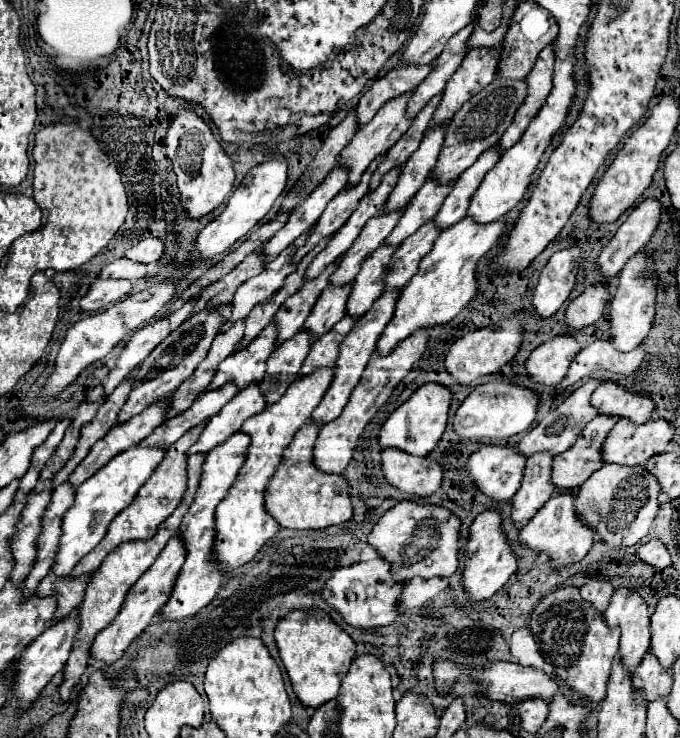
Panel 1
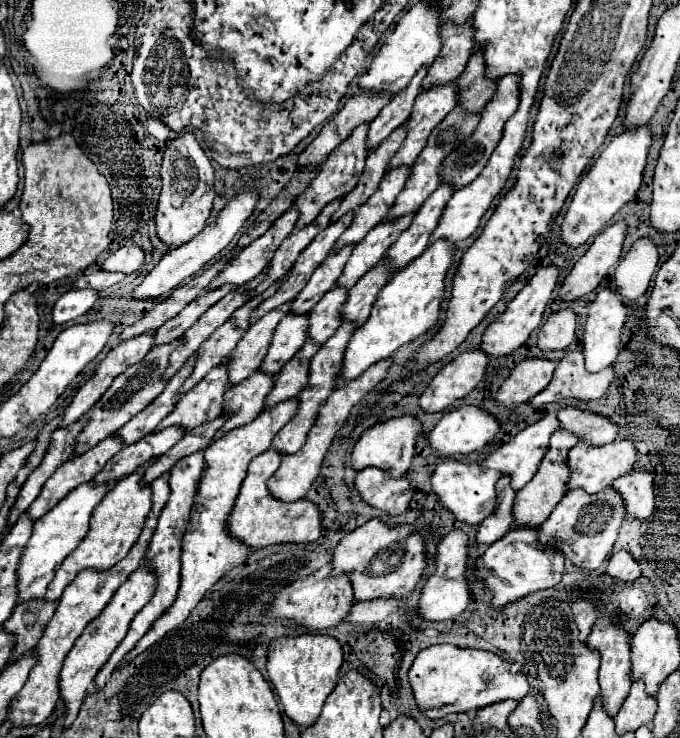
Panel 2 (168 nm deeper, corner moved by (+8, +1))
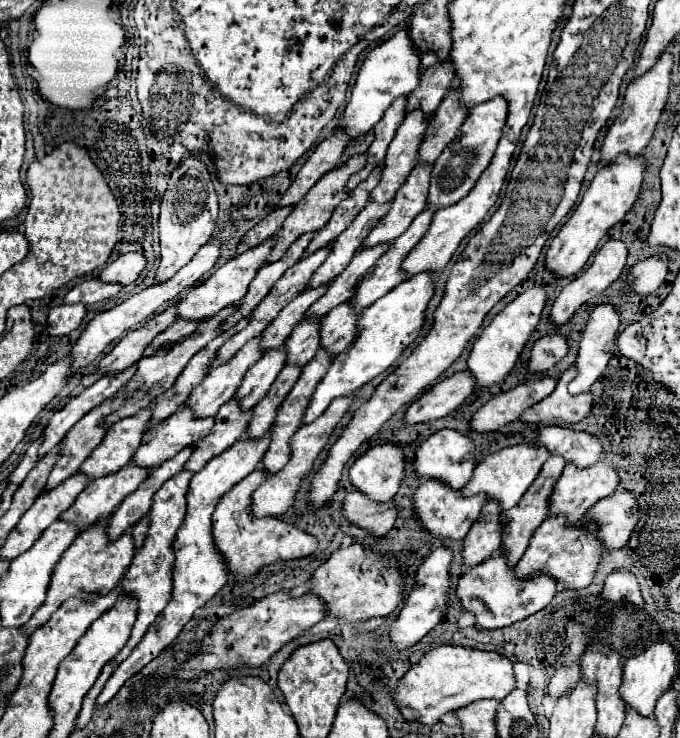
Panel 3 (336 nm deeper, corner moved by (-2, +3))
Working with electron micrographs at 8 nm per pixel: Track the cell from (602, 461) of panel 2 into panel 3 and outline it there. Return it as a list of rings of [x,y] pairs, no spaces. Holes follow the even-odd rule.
[[[598,462],[592,464],[590,468],[574,468],[574,464],[566,464],[562,476],[558,478],[556,486],[554,486],[554,494],[550,498],[550,514],[548,516],[556,516],[556,514],[566,514],[568,520],[574,524],[578,522],[600,498],[610,496],[616,488],[618,488],[620,480],[618,480],[618,472],[614,472],[614,466],[608,462]]]

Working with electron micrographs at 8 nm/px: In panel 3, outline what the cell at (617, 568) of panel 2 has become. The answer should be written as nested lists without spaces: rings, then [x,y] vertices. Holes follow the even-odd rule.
[[[620,568],[620,570],[614,570],[612,574],[608,574],[604,588],[602,588],[602,596],[610,602],[626,600],[634,606],[644,604],[642,594],[640,594],[640,586],[638,586],[638,578],[628,568]]]

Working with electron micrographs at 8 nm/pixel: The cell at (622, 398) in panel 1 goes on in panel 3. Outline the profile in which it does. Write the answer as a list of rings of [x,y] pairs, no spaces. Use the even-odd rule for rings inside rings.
[[[544,426],[536,444],[546,446],[552,454],[562,454],[566,462],[574,462],[580,468],[596,464],[602,456],[602,442],[596,436],[566,426]]]

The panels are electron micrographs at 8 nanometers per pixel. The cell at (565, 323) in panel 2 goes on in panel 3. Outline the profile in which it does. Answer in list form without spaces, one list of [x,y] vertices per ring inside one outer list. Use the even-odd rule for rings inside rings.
[[[554,332],[550,336],[542,336],[534,342],[532,358],[530,358],[530,372],[546,372],[554,364],[558,364],[568,354],[568,336],[562,332]]]

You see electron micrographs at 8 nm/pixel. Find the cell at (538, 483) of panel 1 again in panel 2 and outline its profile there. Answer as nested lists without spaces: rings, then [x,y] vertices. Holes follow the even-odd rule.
[[[500,478],[496,482],[496,496],[498,496],[498,506],[494,514],[490,514],[486,520],[480,522],[476,544],[488,546],[498,538],[502,538],[512,526],[512,502],[516,498],[516,492],[508,486],[508,478]]]

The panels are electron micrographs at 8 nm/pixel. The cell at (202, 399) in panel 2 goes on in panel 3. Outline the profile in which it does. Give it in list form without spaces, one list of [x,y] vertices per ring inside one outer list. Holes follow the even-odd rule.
[[[182,406],[178,412],[174,412],[174,416],[162,420],[158,428],[152,428],[144,434],[140,448],[132,456],[132,462],[144,468],[158,468],[184,446],[208,436],[212,426],[214,418],[198,418],[190,406]]]

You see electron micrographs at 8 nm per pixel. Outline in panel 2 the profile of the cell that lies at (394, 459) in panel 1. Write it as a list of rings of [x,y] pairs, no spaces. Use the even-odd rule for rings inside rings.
[[[362,470],[356,474],[354,486],[368,506],[374,506],[390,516],[398,516],[412,500],[410,484],[406,478],[398,478],[394,482],[384,482],[382,478],[388,476],[380,474],[380,470]]]

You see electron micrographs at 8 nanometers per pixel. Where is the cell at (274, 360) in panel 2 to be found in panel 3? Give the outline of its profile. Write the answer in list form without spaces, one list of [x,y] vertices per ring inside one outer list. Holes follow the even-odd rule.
[[[282,348],[268,350],[244,376],[240,388],[236,390],[238,400],[242,400],[242,408],[254,408],[270,390],[276,376],[286,364],[286,356],[282,356]]]

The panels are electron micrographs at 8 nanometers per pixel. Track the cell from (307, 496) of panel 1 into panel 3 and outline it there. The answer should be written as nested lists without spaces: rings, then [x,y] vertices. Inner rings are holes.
[[[258,468],[252,474],[248,474],[242,482],[238,482],[230,492],[226,492],[222,496],[222,500],[216,506],[214,518],[212,518],[214,542],[216,542],[218,550],[224,554],[228,568],[236,578],[250,578],[264,564],[270,564],[276,560],[310,556],[318,548],[316,536],[286,522],[284,518],[278,518],[278,516],[256,518],[252,514],[252,494],[268,476],[270,474],[264,468]]]

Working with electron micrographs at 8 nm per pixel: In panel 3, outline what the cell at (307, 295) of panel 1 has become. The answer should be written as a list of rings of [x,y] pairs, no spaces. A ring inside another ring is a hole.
[[[262,336],[248,340],[248,344],[244,344],[234,354],[234,358],[212,368],[208,372],[208,376],[202,380],[202,384],[192,390],[190,400],[186,400],[186,404],[190,404],[194,408],[196,416],[200,416],[200,418],[216,416],[218,408],[236,394],[238,384],[242,384],[242,378],[246,376],[246,372],[264,354],[260,348],[260,340],[262,340]]]

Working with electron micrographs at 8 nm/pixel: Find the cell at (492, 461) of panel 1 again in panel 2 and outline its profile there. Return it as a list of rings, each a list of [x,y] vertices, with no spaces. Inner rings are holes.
[[[444,460],[436,466],[432,474],[432,492],[436,494],[436,500],[456,516],[456,520],[468,526],[476,526],[496,508],[494,484],[498,482],[498,478],[500,474],[496,474],[496,470],[480,470],[480,464]]]

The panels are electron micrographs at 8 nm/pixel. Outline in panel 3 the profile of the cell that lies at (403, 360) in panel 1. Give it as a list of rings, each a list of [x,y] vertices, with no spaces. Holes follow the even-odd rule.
[[[342,396],[342,398],[336,398],[326,410],[322,416],[318,416],[314,422],[310,424],[304,424],[300,426],[300,430],[294,434],[292,438],[292,458],[290,462],[276,474],[272,474],[260,488],[258,492],[252,494],[252,506],[254,506],[254,516],[282,516],[288,508],[294,506],[296,502],[296,492],[300,490],[300,484],[304,480],[306,474],[310,474],[312,466],[314,466],[314,460],[318,458],[318,454],[324,450],[324,446],[328,444],[328,438],[332,434],[332,430],[336,428],[336,424],[342,420],[342,416],[348,412],[348,408],[352,406],[354,402],[354,396]]]

